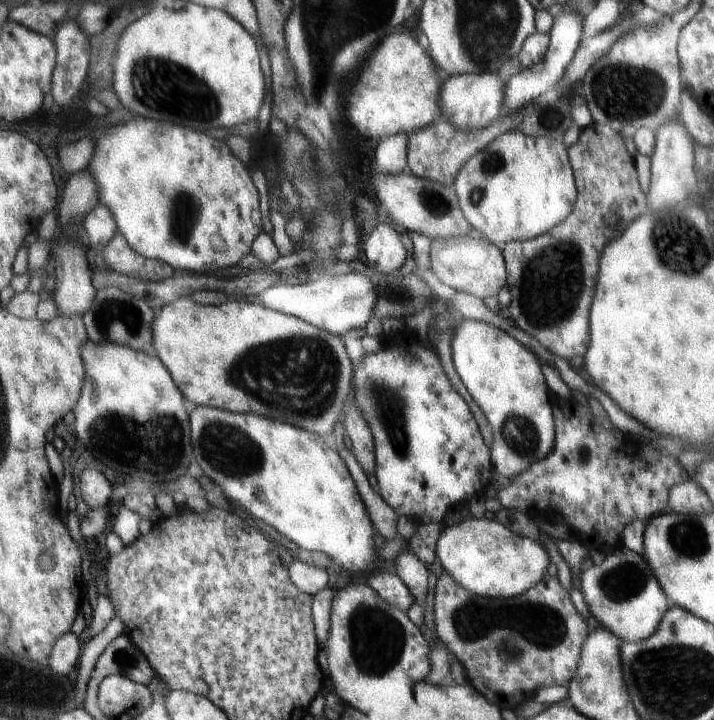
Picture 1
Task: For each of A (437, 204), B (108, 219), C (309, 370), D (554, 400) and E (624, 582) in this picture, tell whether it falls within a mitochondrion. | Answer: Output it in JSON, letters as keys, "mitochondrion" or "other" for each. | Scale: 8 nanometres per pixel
{"A":"mitochondrion","B":"other","C":"mitochondrion","D":"other","E":"mitochondrion"}

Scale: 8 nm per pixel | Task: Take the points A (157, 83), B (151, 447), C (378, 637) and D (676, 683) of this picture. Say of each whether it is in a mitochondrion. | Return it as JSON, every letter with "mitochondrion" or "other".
{"A":"mitochondrion","B":"mitochondrion","C":"mitochondrion","D":"mitochondrion"}

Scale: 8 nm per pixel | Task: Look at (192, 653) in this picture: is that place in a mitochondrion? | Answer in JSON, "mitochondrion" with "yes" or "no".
{"mitochondrion":"no"}

